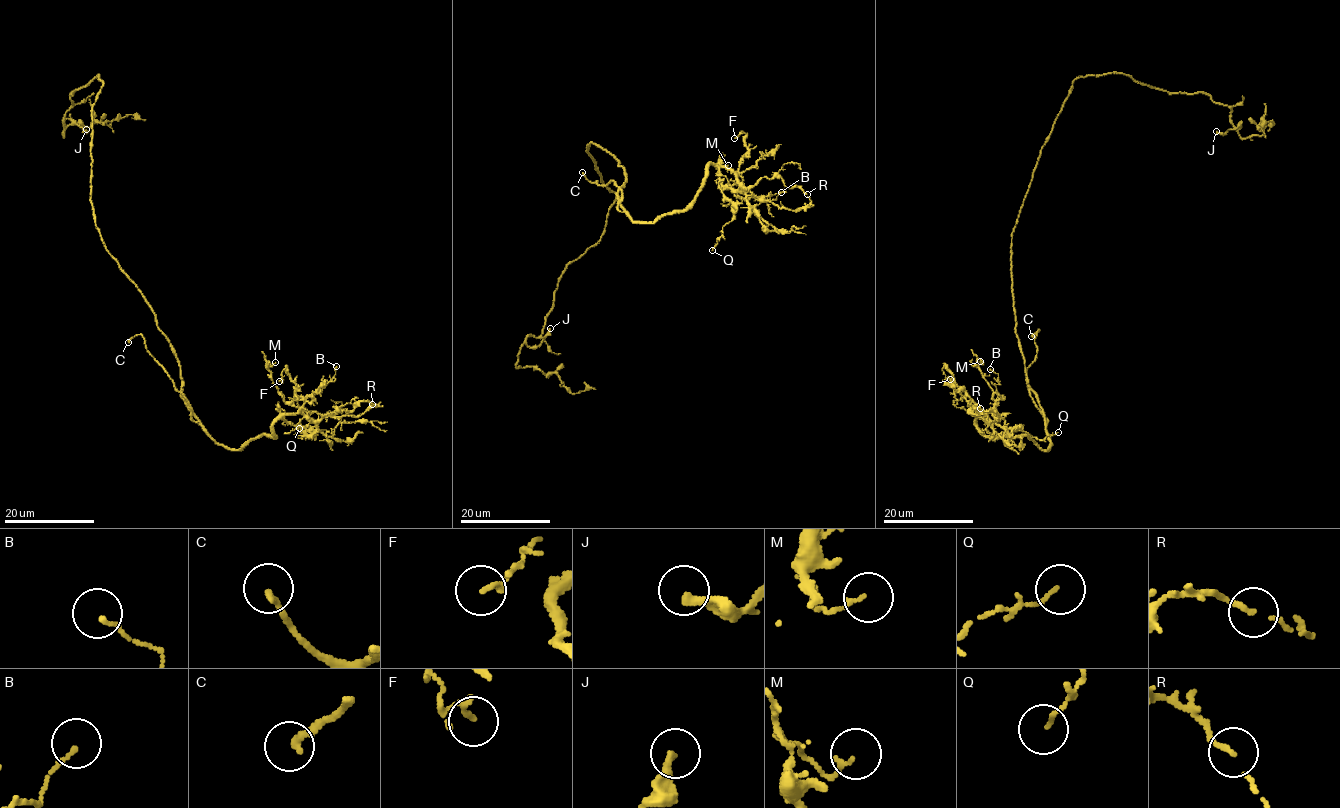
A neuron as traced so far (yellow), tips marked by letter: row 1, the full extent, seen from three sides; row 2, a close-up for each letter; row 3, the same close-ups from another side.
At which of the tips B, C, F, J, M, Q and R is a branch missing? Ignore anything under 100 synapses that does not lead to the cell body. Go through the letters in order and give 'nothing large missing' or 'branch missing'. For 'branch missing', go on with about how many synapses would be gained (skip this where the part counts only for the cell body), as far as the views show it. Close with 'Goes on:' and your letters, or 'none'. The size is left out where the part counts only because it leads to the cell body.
B: nothing large missing
C: branch missing
F: nothing large missing
J: nothing large missing
M: nothing large missing
Q: nothing large missing
R: nothing large missing
Goes on: C

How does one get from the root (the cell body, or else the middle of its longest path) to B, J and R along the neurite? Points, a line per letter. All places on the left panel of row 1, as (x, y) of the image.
B: (102, 240), (155, 314), (183, 400), (217, 443), (242, 450), (274, 437), (336, 366)
J: (102, 240), (90, 189), (99, 75), (71, 93), (65, 113), (65, 126), (86, 129)
R: (102, 240), (155, 314), (183, 400), (217, 443), (242, 450), (274, 437), (285, 415), (320, 421), (372, 404)

